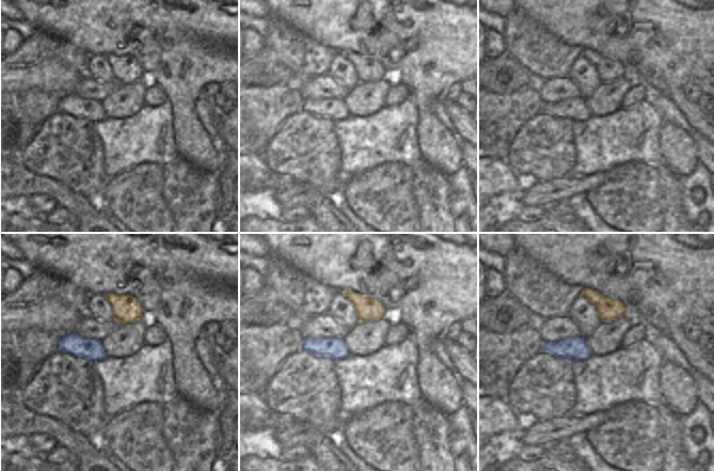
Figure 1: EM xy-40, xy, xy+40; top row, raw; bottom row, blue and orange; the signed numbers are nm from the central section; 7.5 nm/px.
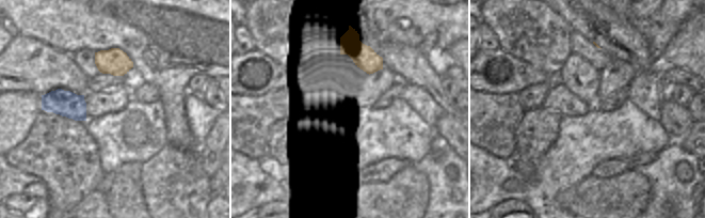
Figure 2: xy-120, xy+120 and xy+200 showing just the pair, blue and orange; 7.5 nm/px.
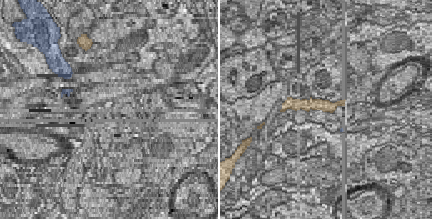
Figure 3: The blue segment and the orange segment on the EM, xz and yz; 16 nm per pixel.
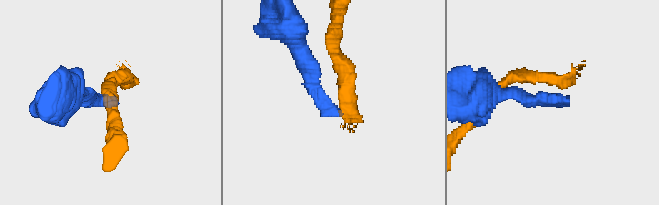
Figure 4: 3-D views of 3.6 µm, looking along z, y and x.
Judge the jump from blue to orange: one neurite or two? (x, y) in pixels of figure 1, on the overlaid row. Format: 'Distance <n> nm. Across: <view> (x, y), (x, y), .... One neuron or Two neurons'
Distance 180 nm. Across: xy (343, 339), (360, 322). Two neurons

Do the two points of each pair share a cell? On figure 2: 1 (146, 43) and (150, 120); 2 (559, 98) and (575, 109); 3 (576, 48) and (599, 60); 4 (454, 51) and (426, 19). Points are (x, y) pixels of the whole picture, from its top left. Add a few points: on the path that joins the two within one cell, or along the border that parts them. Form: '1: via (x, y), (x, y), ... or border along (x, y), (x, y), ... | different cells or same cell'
1: border along (159, 100), (162, 105), (165, 126) | different cells
2: via (563, 100), (571, 106) | same cell
3: via (581, 48), (586, 48), (594, 55) | same cell
4: border along (458, 41), (448, 49) | different cells

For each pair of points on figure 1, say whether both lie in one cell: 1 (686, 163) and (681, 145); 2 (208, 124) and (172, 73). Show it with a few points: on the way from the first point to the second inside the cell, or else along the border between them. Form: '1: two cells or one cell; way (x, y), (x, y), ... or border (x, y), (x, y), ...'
1: one cell; way (682, 159), (681, 150)
2: two cells; border (199, 97), (195, 104), (195, 113), (205, 129)

